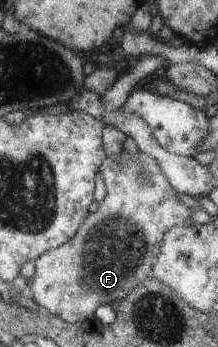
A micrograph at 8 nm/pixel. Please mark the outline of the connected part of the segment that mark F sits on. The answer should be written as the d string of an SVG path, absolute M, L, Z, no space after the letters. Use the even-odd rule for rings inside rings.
M123 148L123 154L119 154L119 156L115 156L115 158L109 156L105 159L105 162L101 165L100 173L105 182L107 195L101 202L99 202L97 211L90 213L89 216L87 216L84 226L81 226L81 230L77 232L73 237L73 240L70 240L67 244L64 244L59 248L46 252L44 255L41 255L41 258L38 258L35 261L36 273L31 280L32 299L39 305L39 307L49 313L61 317L65 322L72 325L83 324L88 320L93 320L100 306L118 306L121 302L125 302L131 294L139 292L141 284L145 284L145 280L154 277L155 264L157 264L157 260L159 260L159 256L161 256L161 244L163 244L165 234L167 234L173 227L185 225L191 226L194 224L193 220L191 220L191 216L193 216L193 208L188 208L181 202L181 200L179 200L179 198L177 198L177 193L179 192L173 188L173 185L164 174L163 168L159 166L159 162L157 162L155 158L151 158L149 154L139 152L137 155L131 155L127 149ZM147 174L151 176L151 182L145 186L143 176L147 176Z

